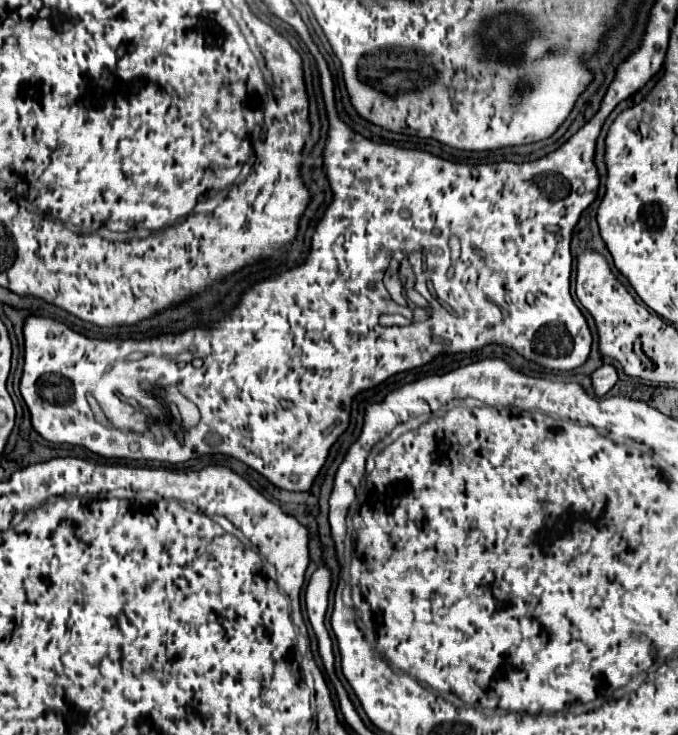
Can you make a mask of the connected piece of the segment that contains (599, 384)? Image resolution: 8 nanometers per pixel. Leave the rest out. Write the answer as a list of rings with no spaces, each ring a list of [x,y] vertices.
[[[605,364],[605,366],[597,368],[597,370],[591,374],[591,380],[593,380],[593,390],[595,390],[595,394],[601,398],[601,396],[605,396],[605,394],[617,384],[619,378],[617,378],[615,366]]]

